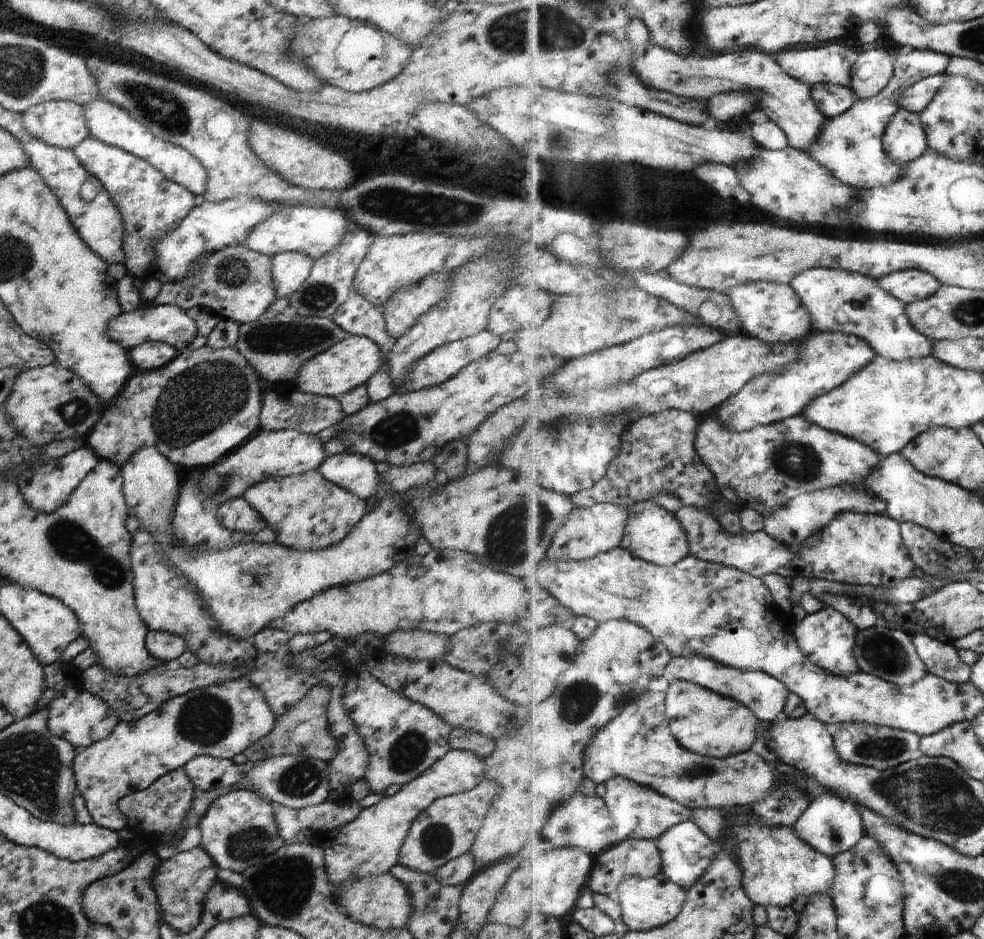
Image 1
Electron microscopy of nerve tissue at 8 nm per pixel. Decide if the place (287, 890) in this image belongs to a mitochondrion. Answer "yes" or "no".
yes

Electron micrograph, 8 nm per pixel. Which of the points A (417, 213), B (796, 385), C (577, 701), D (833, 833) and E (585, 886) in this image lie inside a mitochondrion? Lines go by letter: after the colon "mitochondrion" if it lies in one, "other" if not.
A: mitochondrion
B: other
C: mitochondrion
D: mitochondrion
E: other

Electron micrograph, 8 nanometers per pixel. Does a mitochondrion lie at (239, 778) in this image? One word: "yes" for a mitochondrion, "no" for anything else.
no

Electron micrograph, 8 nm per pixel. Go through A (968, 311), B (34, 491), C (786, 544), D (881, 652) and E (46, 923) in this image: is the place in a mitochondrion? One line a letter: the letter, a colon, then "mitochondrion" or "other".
A: mitochondrion
B: other
C: other
D: mitochondrion
E: mitochondrion

